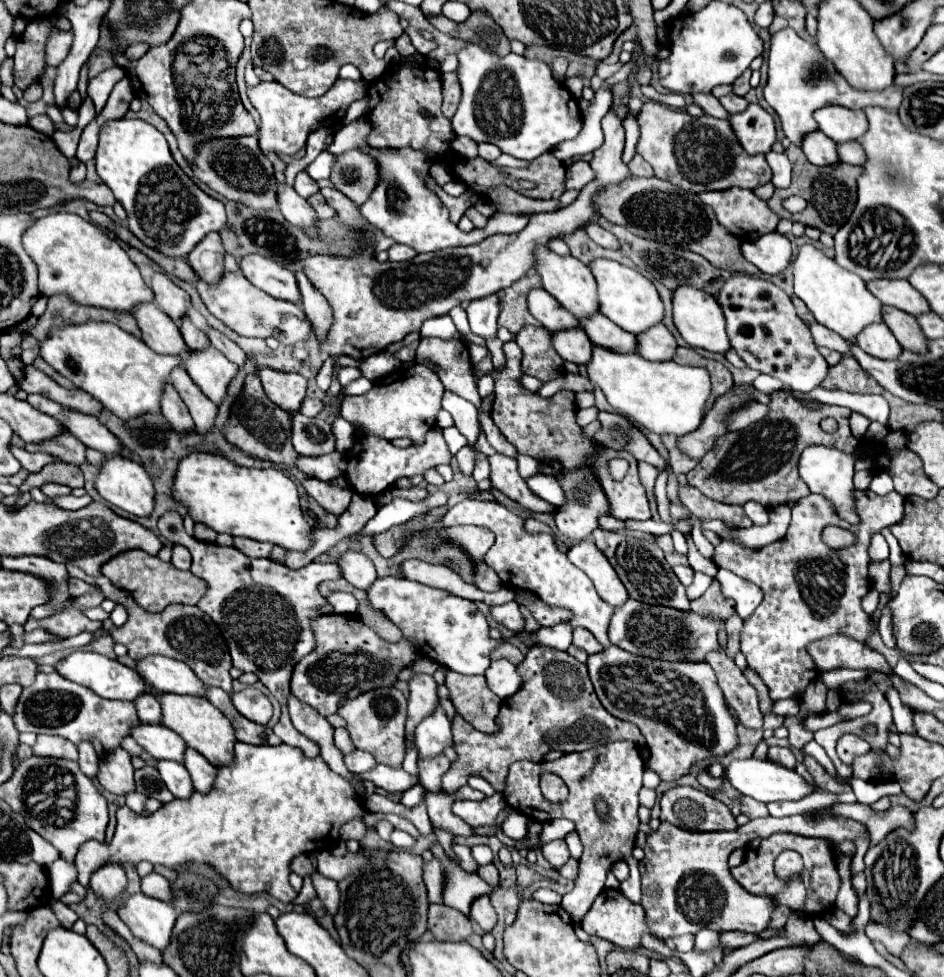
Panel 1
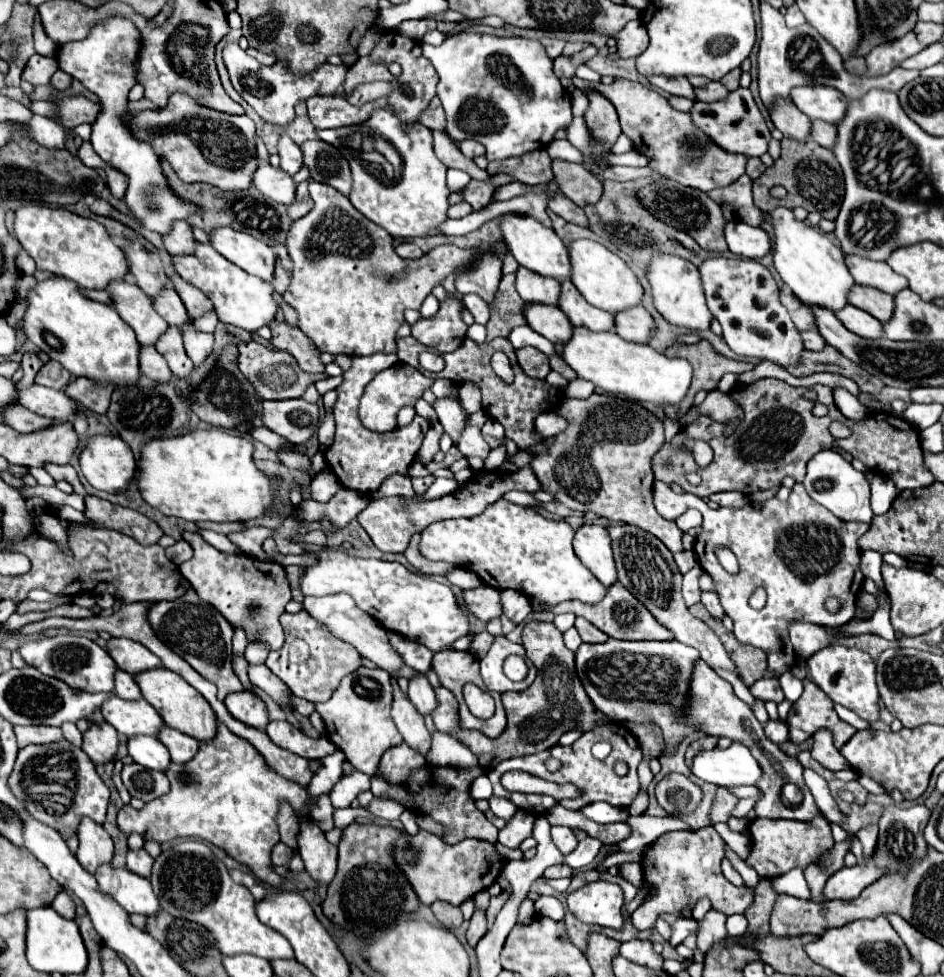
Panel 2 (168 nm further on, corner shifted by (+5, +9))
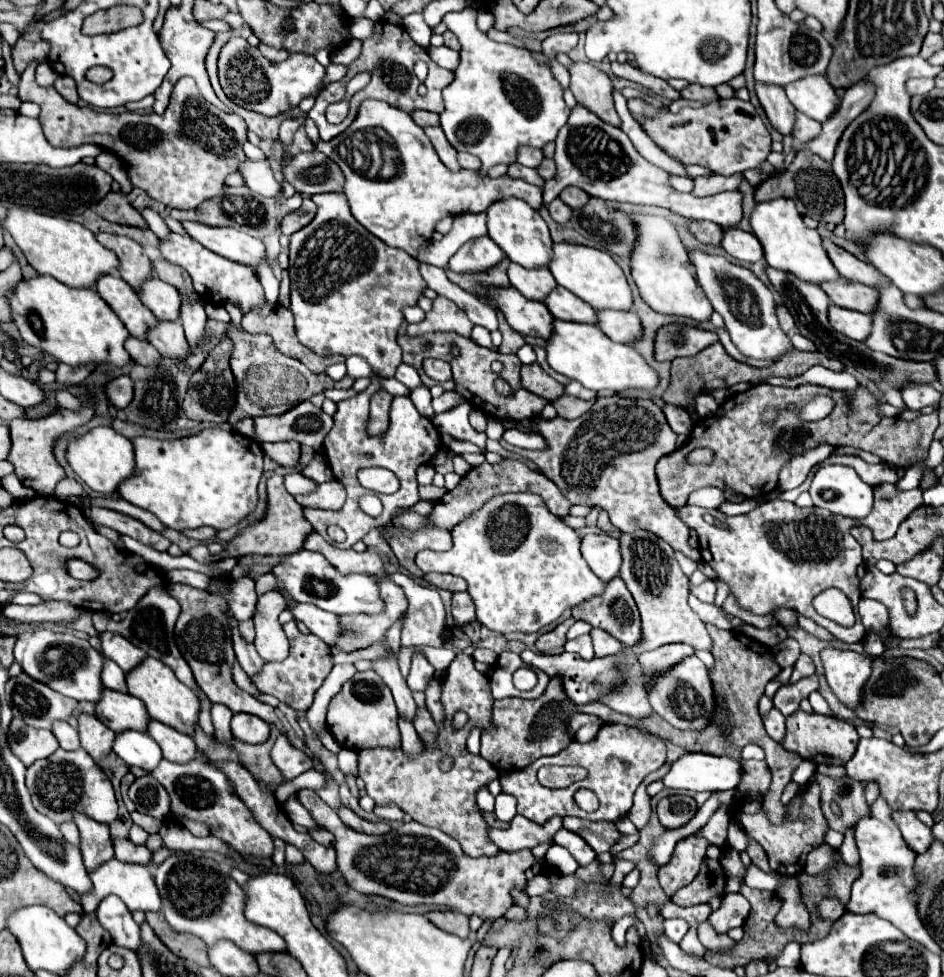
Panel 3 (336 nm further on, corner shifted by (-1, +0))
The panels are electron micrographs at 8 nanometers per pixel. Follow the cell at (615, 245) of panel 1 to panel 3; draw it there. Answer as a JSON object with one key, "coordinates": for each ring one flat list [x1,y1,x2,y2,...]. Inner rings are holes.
{"coordinates":[[559,198,553,200,553,202,547,206,547,210,549,210,551,218,553,218,555,222,559,222,559,224,567,224,567,222,571,220,571,214,573,214,573,210,571,210,569,206,565,206]]}

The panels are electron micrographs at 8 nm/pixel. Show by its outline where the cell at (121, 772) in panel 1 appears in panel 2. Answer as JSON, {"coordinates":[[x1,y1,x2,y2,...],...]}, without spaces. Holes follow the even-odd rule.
{"coordinates":[[89,721,89,729,83,735,81,749,89,755,89,759,95,765,113,761,117,745,119,745,119,733,109,723]]}

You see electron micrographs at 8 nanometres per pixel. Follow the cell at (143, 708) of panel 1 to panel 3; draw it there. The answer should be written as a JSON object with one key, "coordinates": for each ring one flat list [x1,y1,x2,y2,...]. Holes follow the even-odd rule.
{"coordinates":[[105,658,105,666,103,666,101,678,103,678,103,684,109,690,115,690,115,692,121,692,121,694,129,694,127,680,125,680,125,672,113,660,107,660]]}

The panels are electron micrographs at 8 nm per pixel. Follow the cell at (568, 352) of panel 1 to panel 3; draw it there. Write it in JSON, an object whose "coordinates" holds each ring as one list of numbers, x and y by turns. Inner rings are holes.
{"coordinates":[[495,288,487,292,487,302,497,304,507,322,523,336,535,336,549,340,553,336,553,314,543,302,523,298,515,288]]}

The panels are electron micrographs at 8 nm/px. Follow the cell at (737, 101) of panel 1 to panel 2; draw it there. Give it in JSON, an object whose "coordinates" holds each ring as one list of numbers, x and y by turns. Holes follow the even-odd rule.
{"coordinates":[[707,83,705,87,695,87,695,97,699,101,713,101,713,99,723,99,729,91,721,83]]}

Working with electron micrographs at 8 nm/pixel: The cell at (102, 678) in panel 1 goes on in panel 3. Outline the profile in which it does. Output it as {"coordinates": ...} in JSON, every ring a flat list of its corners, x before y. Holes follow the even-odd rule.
{"coordinates":[[35,630,25,632,17,638,15,644,15,662,29,674,33,680,47,684,49,688,75,698,75,700,89,700,99,702,103,684,101,684,101,668,103,668,103,654,97,652,87,640,75,638,71,634,51,632,51,630]]}

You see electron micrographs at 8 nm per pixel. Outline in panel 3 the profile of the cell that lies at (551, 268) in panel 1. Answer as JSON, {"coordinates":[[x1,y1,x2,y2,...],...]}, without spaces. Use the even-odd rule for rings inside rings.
{"coordinates":[[503,198,489,206,487,210,487,228,489,238,497,242,497,246,507,254,507,258,523,268,547,268,549,260,553,260,553,240,549,236,549,228,545,220,533,210,527,202,519,198]]}

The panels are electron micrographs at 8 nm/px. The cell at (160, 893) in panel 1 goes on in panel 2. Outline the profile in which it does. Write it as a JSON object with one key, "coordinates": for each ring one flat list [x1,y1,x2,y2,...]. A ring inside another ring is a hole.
{"coordinates":[[129,849,129,853,127,853,127,869,135,871,137,875,149,877,151,863,153,863,153,857,145,849,137,849,137,851]]}

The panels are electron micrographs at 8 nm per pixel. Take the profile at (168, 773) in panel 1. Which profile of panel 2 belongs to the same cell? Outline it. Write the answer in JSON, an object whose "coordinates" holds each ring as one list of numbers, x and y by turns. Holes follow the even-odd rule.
{"coordinates":[[135,735,127,739,127,751,131,759,147,769,157,769,165,771,171,763,167,747,157,737,147,737,147,735]]}

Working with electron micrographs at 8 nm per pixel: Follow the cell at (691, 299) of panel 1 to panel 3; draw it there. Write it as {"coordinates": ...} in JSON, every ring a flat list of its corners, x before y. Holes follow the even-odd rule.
{"coordinates":[[633,216,633,222,637,224,639,238,631,256,631,272,641,298,659,314,685,316,697,322,707,322,713,314,713,308,697,284,695,268,689,262,675,226,669,220,657,216]]}

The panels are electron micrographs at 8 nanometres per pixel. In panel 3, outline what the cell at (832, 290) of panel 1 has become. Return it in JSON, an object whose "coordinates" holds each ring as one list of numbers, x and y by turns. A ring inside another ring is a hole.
{"coordinates":[[777,198,771,202,757,204,755,210,751,212,751,228,753,234,759,238,765,250,765,260,771,268,785,270,805,282,813,282,821,286,823,282,829,280,839,280,841,274,837,268,829,262,829,256,823,248,823,240,817,230,811,230,803,224,801,214,797,212,793,200,787,198]]}

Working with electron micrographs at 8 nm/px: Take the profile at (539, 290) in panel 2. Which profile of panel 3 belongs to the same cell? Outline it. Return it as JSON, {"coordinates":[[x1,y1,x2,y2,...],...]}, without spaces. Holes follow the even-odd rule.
{"coordinates":[[519,264,509,266,509,280,513,288,517,288,525,298,543,302,545,296,557,286,553,274,547,268,521,268]]}

